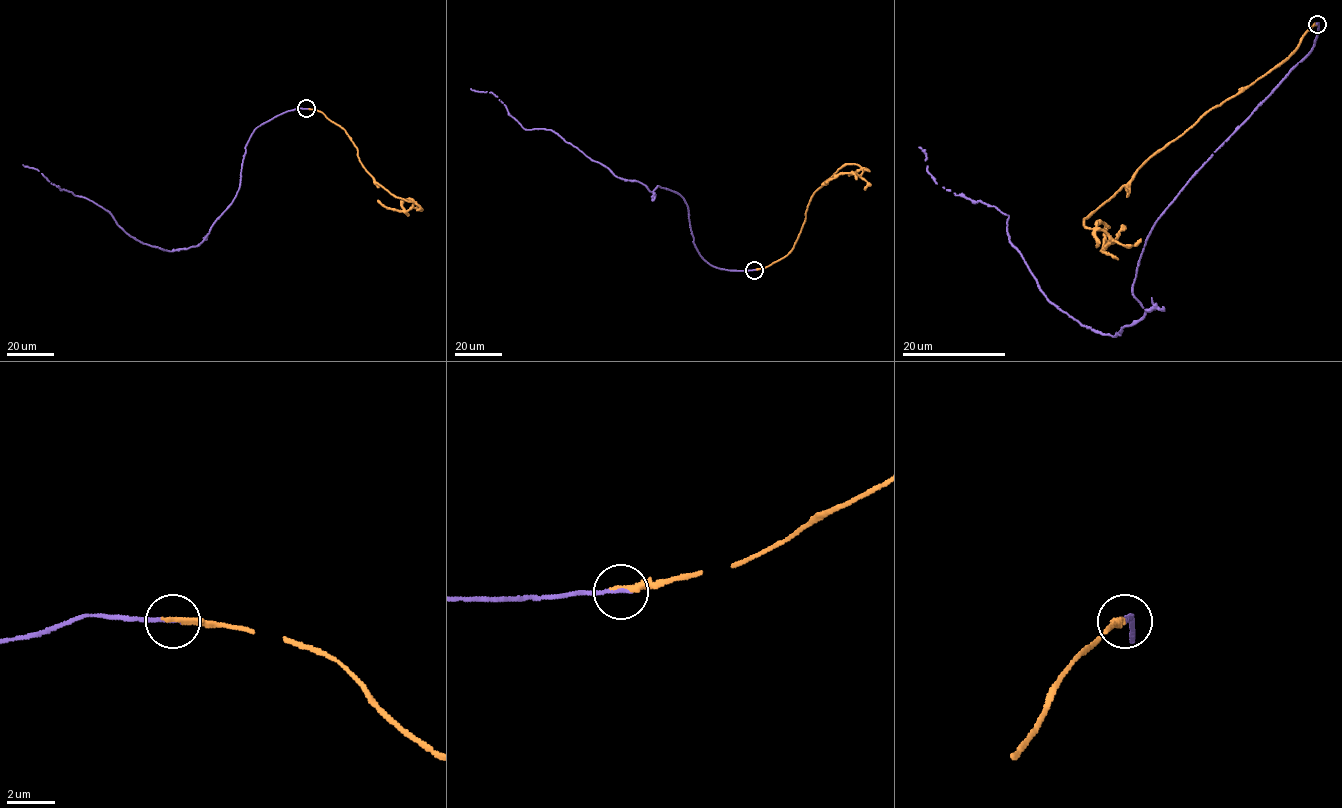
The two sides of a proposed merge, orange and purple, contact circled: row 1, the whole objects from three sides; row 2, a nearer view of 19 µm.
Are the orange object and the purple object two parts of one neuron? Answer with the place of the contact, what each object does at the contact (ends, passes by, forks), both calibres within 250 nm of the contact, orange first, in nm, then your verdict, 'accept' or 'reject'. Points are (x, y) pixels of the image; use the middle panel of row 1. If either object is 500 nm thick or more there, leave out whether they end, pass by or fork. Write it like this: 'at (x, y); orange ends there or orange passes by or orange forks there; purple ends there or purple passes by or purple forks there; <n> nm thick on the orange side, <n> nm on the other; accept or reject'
at (754, 270); orange ends there; purple ends there; 260 nm thick on the orange side, 170 nm on the other; accept

